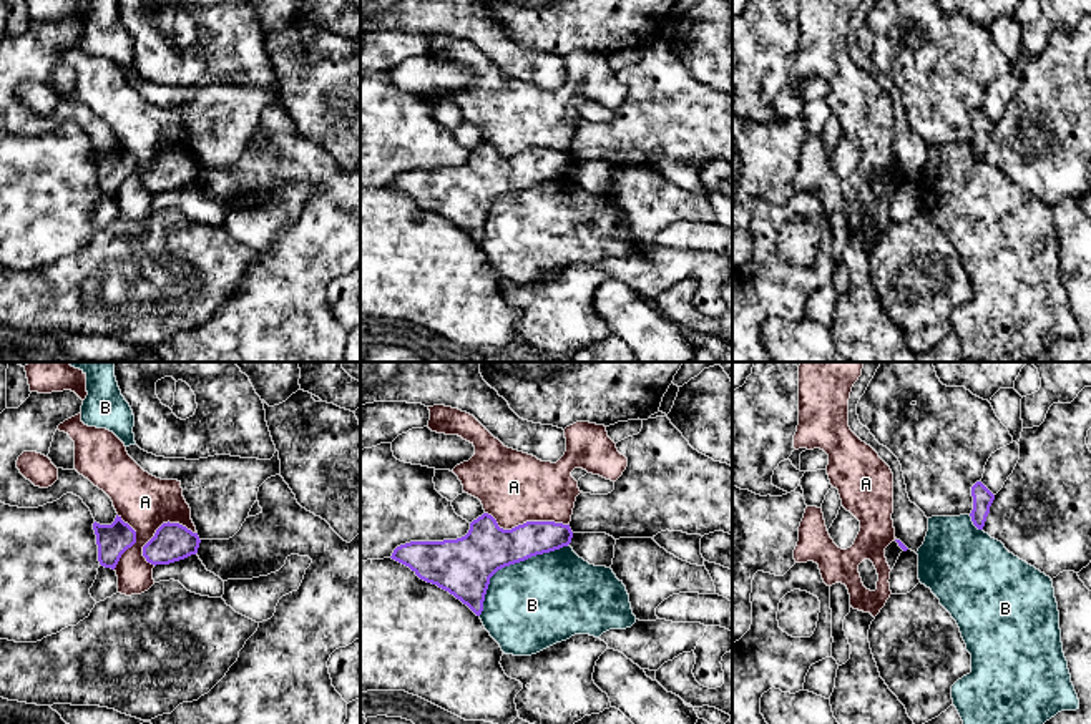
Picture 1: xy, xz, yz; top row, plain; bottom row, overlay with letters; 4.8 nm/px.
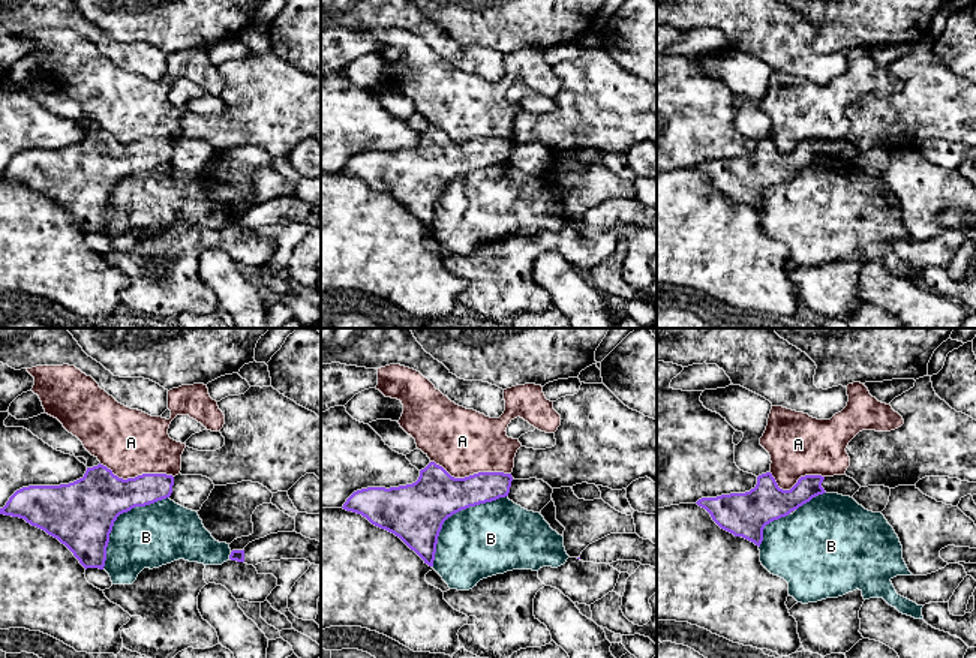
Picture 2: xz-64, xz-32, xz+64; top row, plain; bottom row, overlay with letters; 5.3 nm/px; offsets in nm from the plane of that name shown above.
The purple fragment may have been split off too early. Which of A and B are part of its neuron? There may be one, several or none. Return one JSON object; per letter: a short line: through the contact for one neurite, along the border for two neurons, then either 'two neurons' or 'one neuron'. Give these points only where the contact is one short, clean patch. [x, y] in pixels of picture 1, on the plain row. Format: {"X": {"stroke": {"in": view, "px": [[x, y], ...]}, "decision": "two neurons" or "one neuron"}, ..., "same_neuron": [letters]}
{"A": {"decision": "two neurons"}, "B": {"decision": "two neurons"}, "same_neuron": []}

